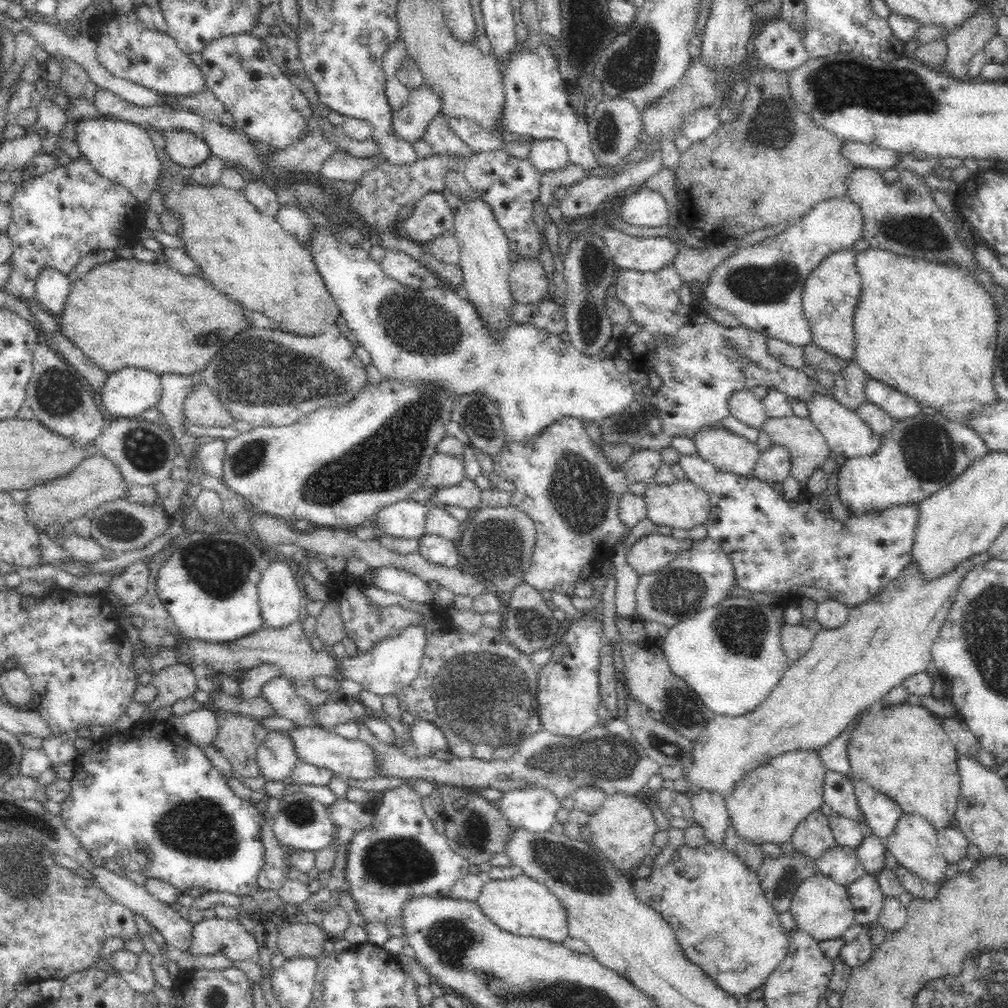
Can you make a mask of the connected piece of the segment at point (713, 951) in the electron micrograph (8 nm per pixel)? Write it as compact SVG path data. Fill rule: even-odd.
M708 845L700 846L697 850L688 849L684 846L680 847L676 854L672 857L672 860L668 864L664 864L660 867L653 868L652 874L648 878L633 879L632 893L636 896L642 904L650 907L670 927L671 934L674 934L674 940L680 948L682 953L682 959L688 963L689 966L697 966L697 969L702 972L708 980L714 986L723 992L729 998L739 999L741 996L747 996L750 992L754 992L756 988L764 986L764 982L770 973L782 963L786 956L786 948L788 948L788 941L783 933L783 927L781 926L781 920L779 914L768 904L762 887L760 887L760 881L758 881L758 874L750 872L750 869L732 856L732 854L724 849L714 849L714 847Z

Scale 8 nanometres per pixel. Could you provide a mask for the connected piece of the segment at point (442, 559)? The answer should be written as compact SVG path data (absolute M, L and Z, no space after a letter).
M424 534L418 541L418 552L426 560L447 567L460 567L463 564L457 545L451 540L438 535Z

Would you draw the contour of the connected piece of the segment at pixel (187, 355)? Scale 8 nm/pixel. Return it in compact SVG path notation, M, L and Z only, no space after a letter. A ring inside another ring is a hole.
M117 257L110 262L94 264L70 283L70 294L63 302L62 313L56 313L54 317L58 334L109 375L134 367L148 368L159 375L188 376L203 371L216 354L218 344L250 324L244 316L245 311L246 308L228 300L222 293L218 294L211 282L196 273L182 275L151 261Z

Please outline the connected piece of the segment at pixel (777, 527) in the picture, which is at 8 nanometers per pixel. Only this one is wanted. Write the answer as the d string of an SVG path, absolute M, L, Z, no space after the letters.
M698 454L680 455L678 462L685 479L704 489L714 507L706 525L707 538L722 545L728 557L732 557L736 565L738 586L752 593L772 593L778 596L776 603L783 603L797 593L800 585L806 584L826 590L831 599L848 607L857 607L880 594L882 588L896 582L911 562L911 532L914 530L918 504L894 506L886 508L884 512L866 514L862 518L854 518L850 514L845 523L839 523L833 517L823 493L812 494L810 501L802 498L802 502L789 502L784 500L782 491L776 492L773 487L756 480L750 474L746 476L722 472Z

